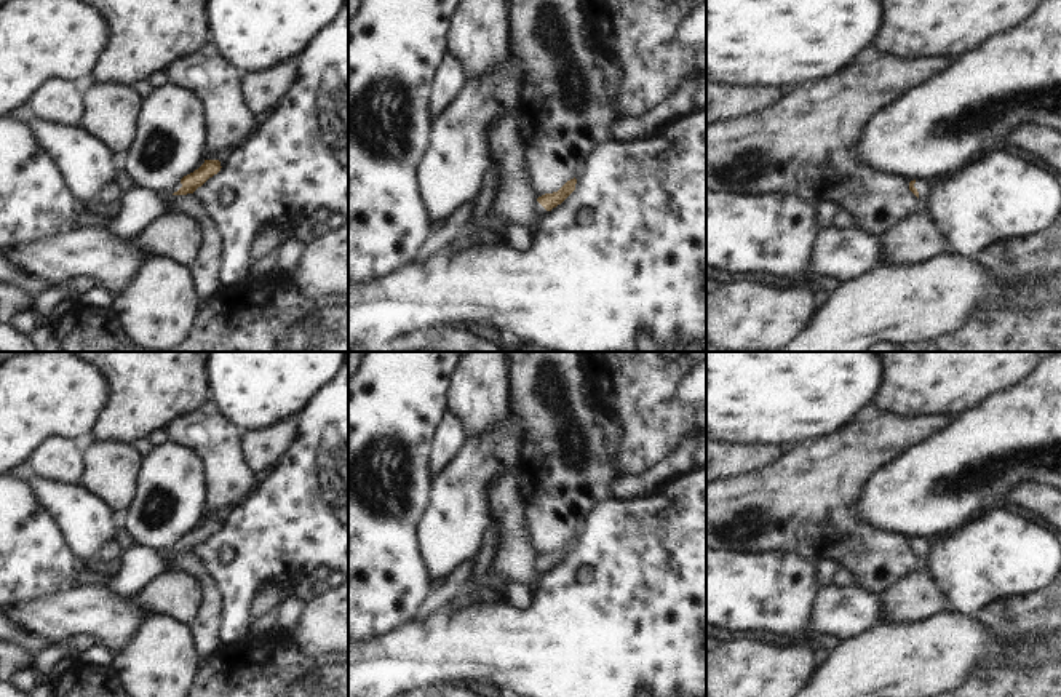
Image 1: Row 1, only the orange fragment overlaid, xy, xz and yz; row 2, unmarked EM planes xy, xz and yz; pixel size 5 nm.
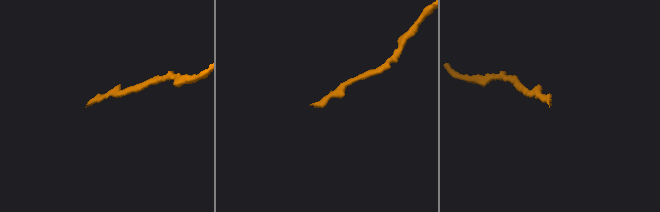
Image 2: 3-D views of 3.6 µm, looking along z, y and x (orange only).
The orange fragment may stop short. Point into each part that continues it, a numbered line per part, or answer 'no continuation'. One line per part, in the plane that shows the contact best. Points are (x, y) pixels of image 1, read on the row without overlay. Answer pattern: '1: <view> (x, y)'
1: yz (922, 545)

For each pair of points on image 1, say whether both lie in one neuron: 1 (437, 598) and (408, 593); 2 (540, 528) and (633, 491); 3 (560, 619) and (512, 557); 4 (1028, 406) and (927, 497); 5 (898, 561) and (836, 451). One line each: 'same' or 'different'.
1: different
2: different
3: different
4: same
5: same

